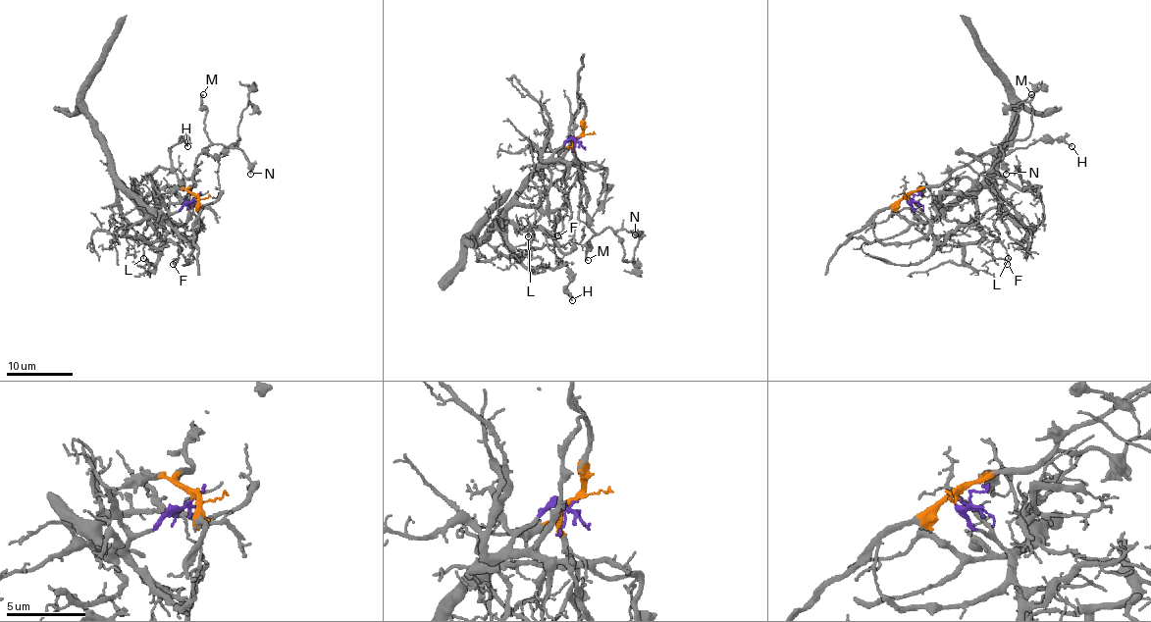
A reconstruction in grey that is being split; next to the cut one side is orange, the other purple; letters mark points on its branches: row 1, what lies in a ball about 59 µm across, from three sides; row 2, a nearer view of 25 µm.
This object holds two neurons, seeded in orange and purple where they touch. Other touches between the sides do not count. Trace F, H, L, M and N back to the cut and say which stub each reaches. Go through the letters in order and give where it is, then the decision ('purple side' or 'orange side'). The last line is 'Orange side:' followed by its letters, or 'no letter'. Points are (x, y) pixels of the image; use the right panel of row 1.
F: place (1007, 264); purple side
H: place (1072, 146); orange side
L: place (1008, 258); purple side
M: place (1031, 94); orange side
N: place (1006, 174); orange side
Orange side: H, M, N

